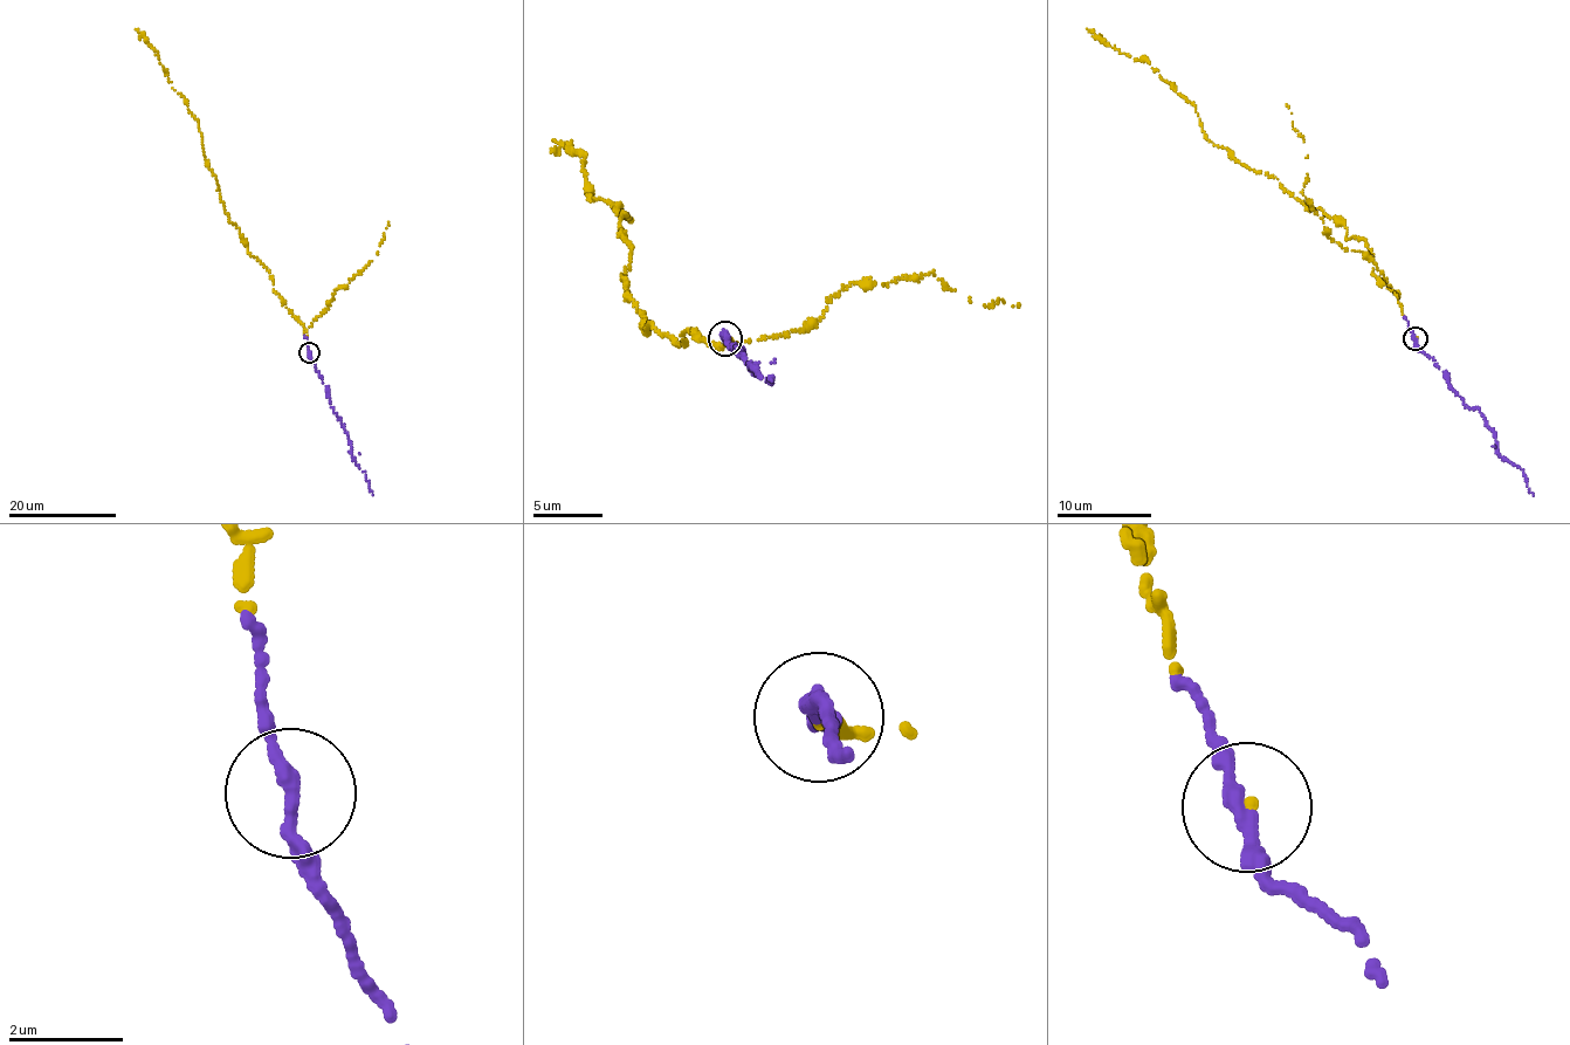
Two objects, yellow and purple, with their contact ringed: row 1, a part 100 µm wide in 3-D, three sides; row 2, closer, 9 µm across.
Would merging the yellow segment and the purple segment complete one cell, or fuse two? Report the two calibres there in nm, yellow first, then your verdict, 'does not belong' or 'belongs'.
calibres 100 and 260 nm; belongs

